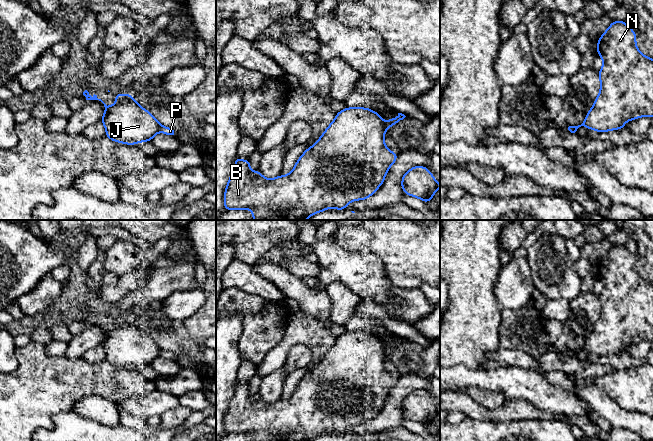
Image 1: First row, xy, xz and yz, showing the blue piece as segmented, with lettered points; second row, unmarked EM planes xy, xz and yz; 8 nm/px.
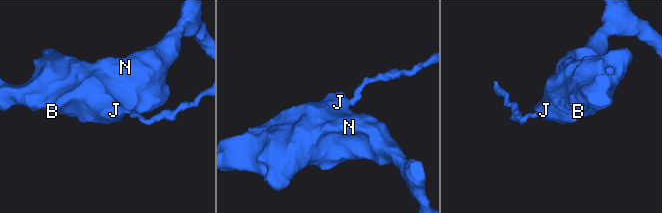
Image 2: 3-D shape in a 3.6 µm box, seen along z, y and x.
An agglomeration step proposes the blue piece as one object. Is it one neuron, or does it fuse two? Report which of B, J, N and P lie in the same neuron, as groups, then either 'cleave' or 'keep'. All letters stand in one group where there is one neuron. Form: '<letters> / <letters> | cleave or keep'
B J N / P | cleave

